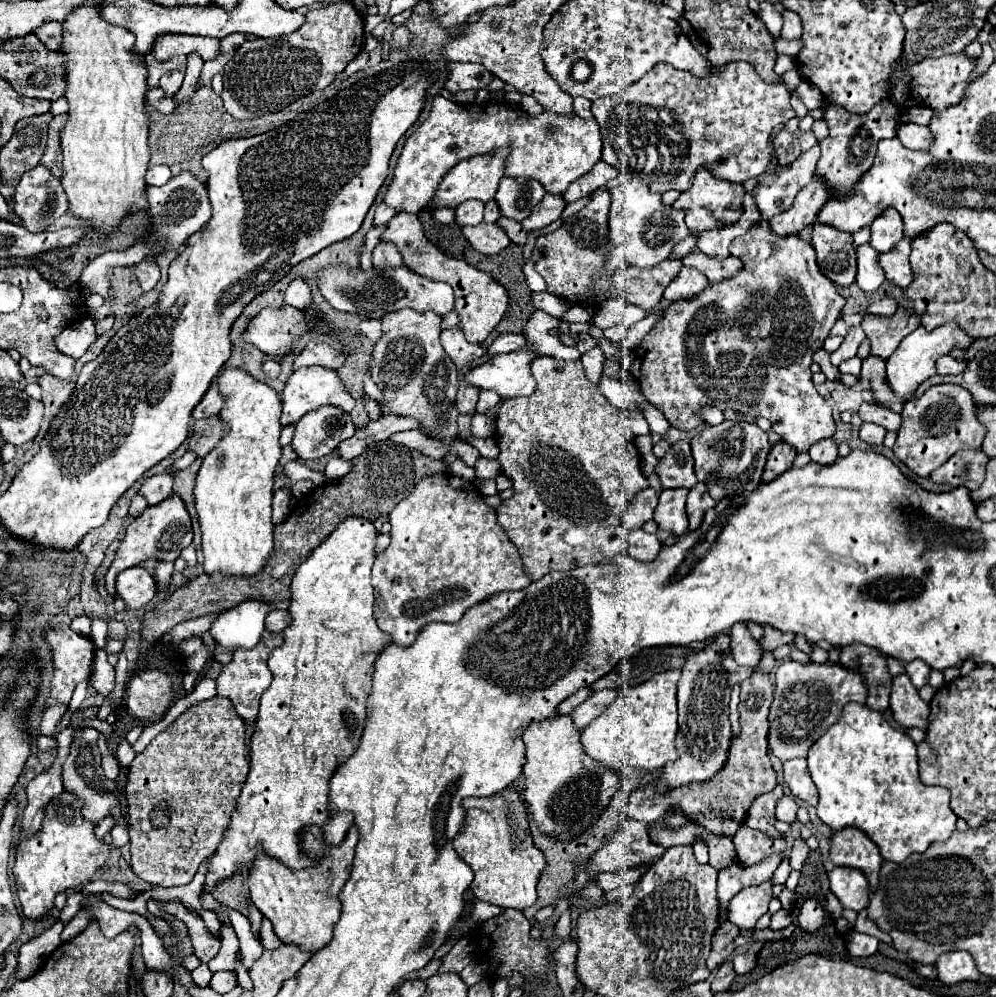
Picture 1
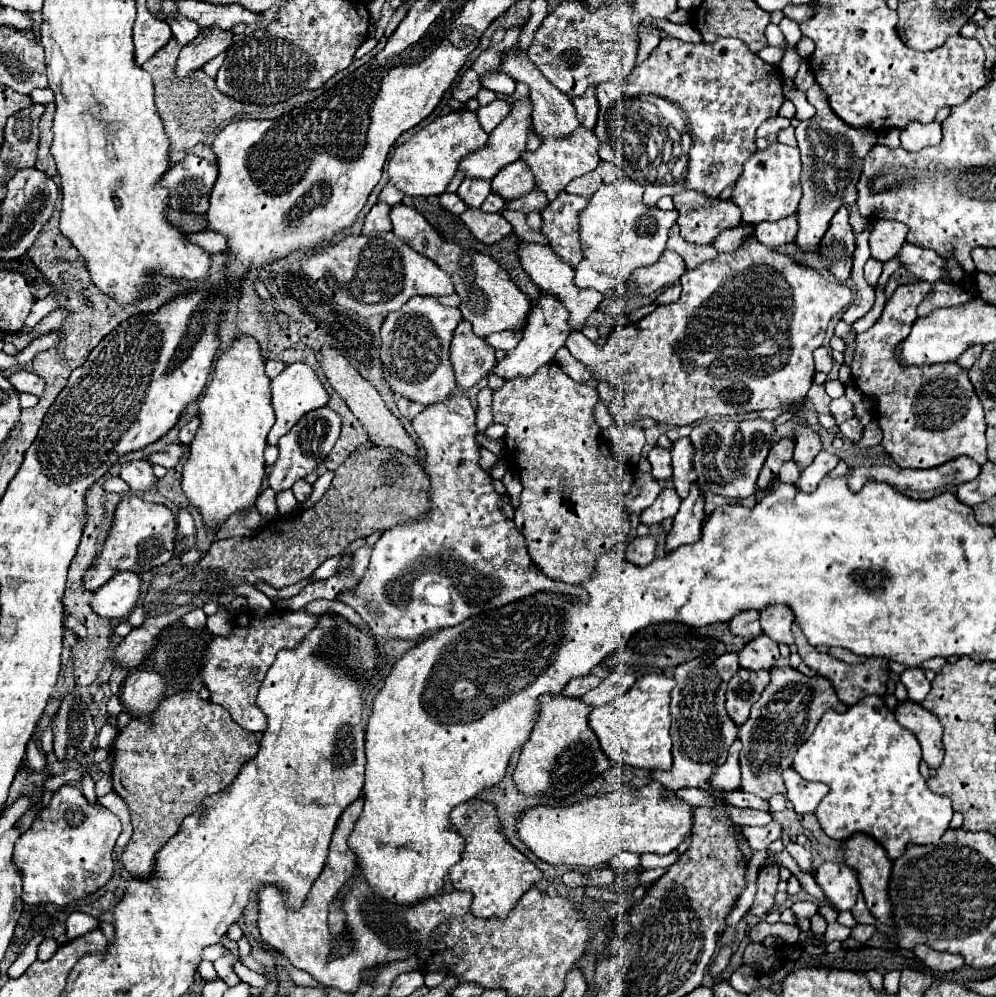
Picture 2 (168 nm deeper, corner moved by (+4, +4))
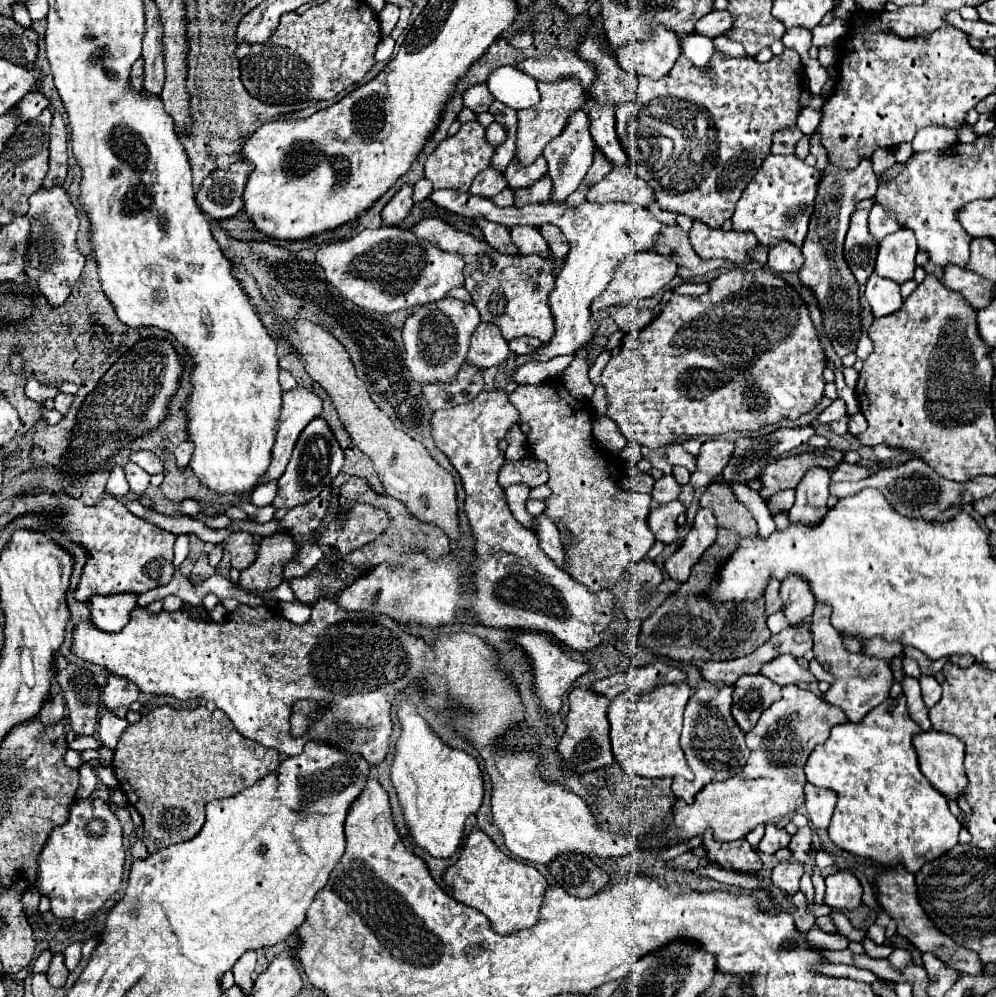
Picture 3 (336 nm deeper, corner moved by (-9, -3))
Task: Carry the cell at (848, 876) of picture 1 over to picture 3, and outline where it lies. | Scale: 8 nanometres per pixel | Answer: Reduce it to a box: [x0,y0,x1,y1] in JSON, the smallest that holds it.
[824,871,862,911]

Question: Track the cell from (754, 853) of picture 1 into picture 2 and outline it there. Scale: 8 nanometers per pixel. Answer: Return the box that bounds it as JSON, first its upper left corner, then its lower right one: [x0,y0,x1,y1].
[743,822,781,850]

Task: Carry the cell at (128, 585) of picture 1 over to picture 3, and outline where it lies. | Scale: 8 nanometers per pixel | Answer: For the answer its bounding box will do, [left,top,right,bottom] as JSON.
[90,593,138,633]

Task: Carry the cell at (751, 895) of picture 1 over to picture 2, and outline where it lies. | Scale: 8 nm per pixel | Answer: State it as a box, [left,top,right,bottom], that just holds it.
[751,864,779,916]

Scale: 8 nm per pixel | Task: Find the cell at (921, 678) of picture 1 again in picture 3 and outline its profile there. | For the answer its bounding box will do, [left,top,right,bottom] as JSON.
[920,675,942,707]

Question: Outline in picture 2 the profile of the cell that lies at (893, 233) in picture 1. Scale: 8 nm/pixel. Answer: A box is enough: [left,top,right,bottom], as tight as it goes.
[869,220,907,262]

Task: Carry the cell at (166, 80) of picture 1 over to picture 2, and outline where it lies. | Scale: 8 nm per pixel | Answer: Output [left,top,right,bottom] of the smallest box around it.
[177,30,233,76]

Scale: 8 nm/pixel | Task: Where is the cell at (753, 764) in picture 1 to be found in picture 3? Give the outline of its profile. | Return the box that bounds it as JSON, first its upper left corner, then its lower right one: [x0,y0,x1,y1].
[732,675,782,733]

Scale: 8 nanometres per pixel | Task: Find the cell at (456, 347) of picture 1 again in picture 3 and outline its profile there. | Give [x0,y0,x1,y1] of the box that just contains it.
[466,323,510,369]

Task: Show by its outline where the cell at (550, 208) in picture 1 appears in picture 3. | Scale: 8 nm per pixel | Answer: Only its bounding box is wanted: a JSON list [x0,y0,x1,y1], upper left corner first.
[514,177,552,207]

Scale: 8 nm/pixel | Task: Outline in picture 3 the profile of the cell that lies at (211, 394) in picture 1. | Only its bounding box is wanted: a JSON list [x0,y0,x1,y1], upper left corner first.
[174,439,194,467]

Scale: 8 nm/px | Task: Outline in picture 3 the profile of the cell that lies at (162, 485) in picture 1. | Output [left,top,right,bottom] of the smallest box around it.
[124,463,150,495]

